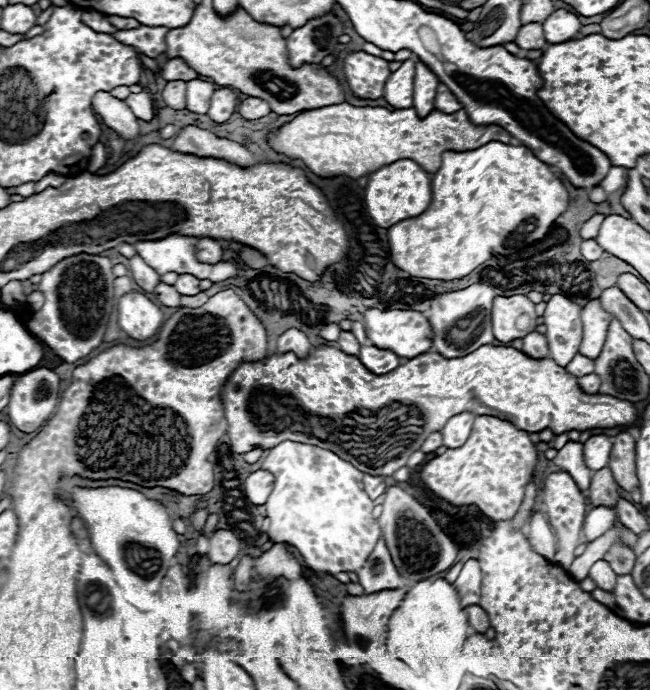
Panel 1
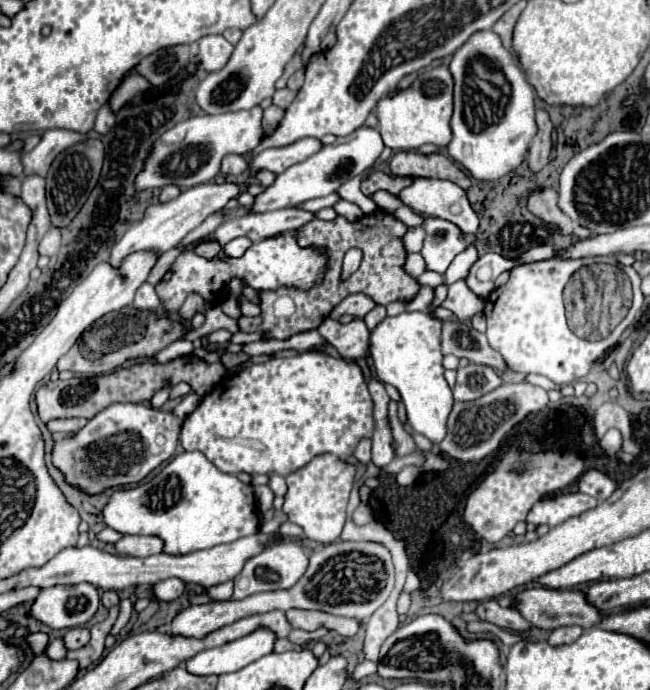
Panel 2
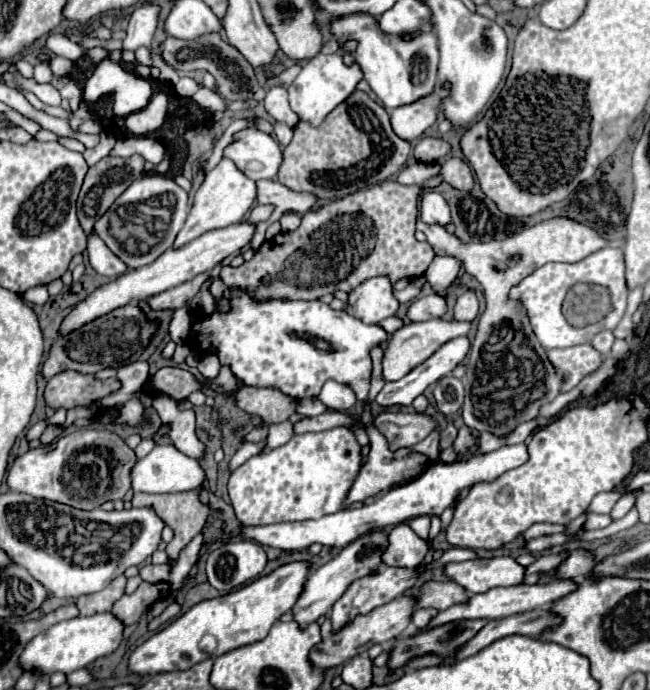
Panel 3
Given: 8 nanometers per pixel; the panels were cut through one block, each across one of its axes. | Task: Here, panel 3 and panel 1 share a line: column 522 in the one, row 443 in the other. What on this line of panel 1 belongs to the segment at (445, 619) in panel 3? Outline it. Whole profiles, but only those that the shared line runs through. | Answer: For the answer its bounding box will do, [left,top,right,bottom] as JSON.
[584,434,612,472]

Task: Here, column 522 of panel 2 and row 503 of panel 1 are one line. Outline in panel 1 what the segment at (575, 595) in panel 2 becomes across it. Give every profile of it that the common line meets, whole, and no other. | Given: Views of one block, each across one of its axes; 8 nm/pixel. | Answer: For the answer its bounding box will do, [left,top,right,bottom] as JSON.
[586,468,620,508]

